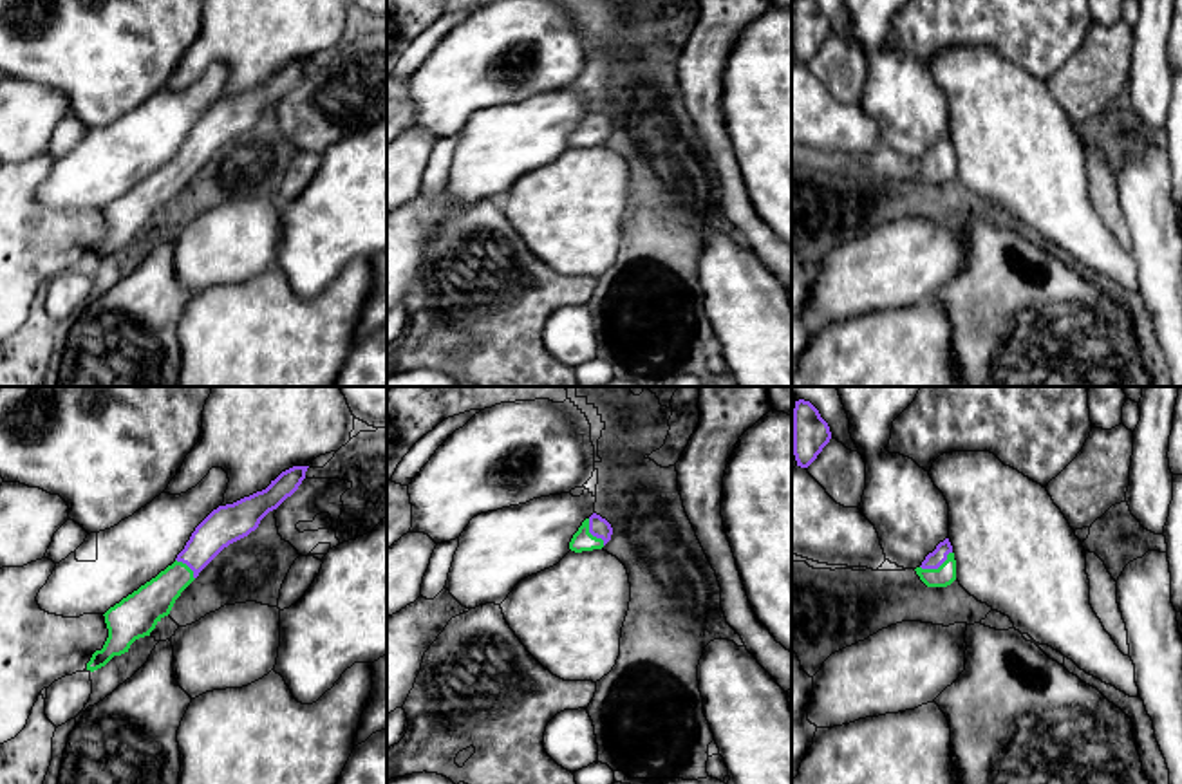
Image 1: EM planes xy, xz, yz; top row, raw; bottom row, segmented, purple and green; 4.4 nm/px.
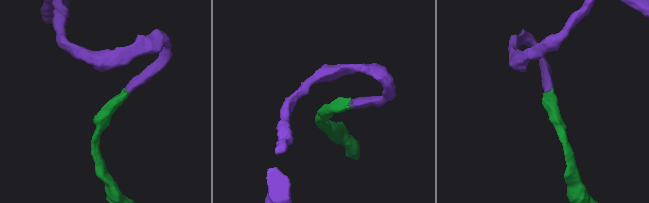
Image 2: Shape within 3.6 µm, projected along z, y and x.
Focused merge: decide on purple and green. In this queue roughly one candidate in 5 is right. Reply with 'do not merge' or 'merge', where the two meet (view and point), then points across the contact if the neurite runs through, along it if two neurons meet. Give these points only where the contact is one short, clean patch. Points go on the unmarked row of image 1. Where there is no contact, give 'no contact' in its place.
merge | yz (937, 163) | across yz (933, 156), (937, 163), (942, 172)

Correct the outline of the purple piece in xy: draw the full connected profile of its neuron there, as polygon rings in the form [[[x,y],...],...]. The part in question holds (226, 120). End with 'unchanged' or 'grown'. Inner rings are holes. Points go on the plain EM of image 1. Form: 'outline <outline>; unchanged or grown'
outline [[[293,61],[266,85],[213,105],[195,123],[172,161],[103,210],[108,233],[103,244],[92,249],[87,266],[105,262],[114,251],[128,247],[136,235],[150,231],[155,220],[170,210],[181,188],[224,143],[255,126],[269,107],[298,85],[307,63]]]; grown

